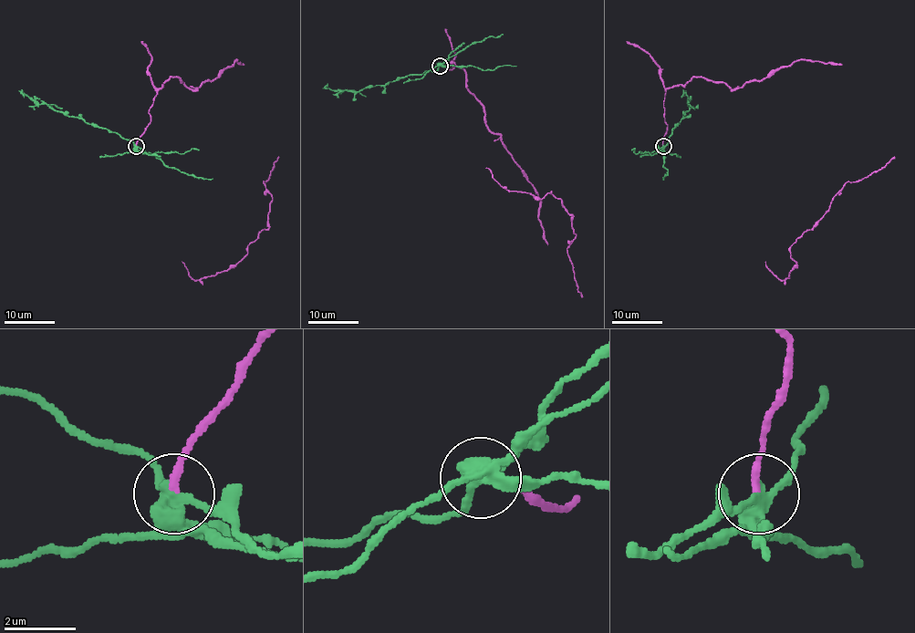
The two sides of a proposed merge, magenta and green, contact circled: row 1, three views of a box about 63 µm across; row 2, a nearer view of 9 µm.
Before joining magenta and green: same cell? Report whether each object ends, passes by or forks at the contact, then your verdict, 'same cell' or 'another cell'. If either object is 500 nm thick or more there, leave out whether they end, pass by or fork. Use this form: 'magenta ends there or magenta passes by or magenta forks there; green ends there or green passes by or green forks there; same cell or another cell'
magenta ends there; green forks there; another cell

